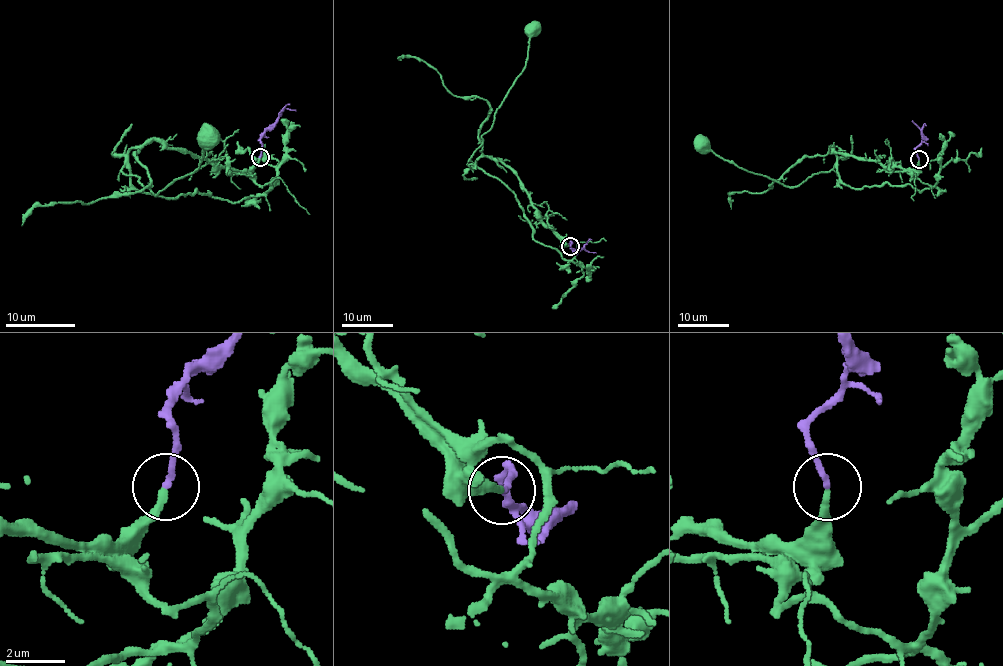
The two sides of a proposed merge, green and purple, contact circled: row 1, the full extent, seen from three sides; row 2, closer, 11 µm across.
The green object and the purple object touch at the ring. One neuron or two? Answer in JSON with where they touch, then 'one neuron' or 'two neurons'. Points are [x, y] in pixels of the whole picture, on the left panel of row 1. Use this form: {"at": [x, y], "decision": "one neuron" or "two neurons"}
{"at": [260, 157], "decision": "one neuron"}

